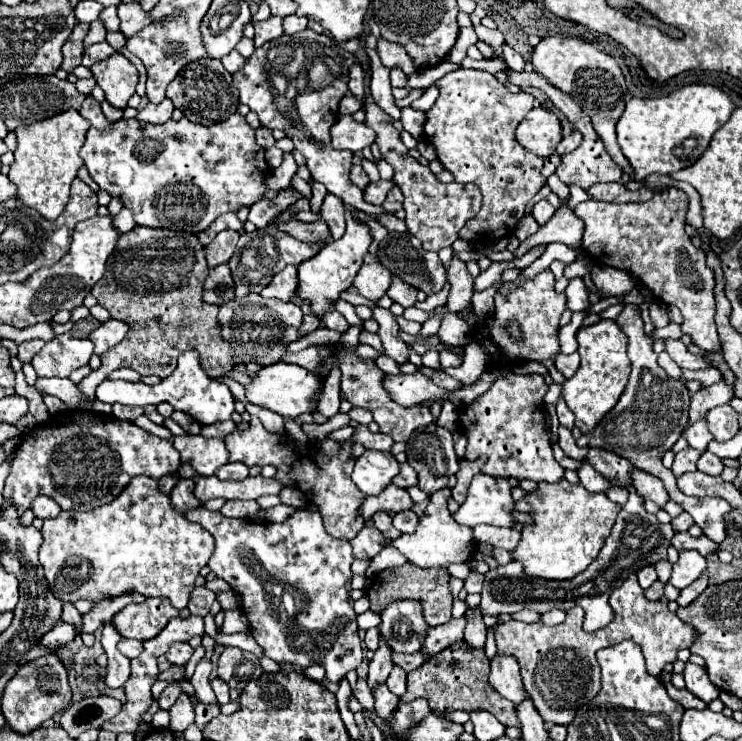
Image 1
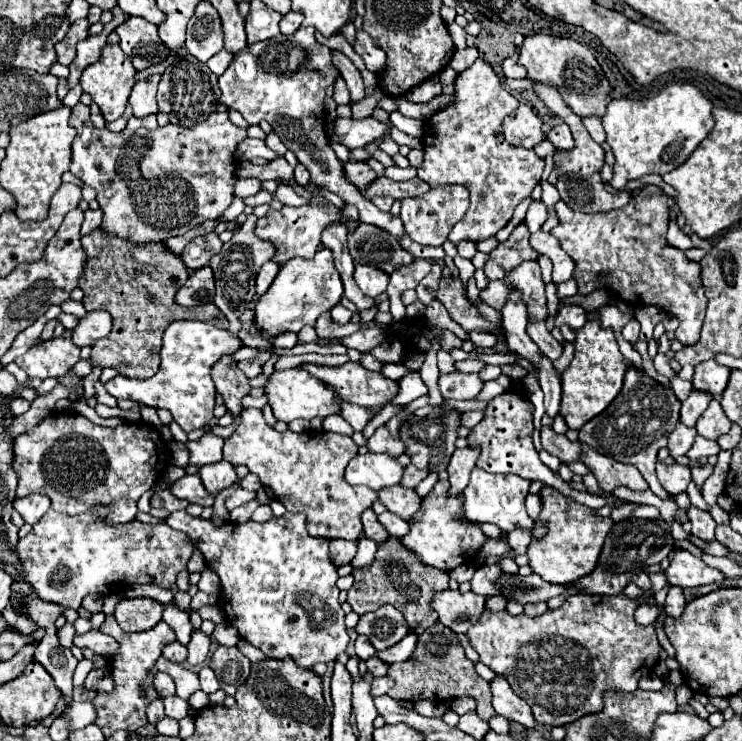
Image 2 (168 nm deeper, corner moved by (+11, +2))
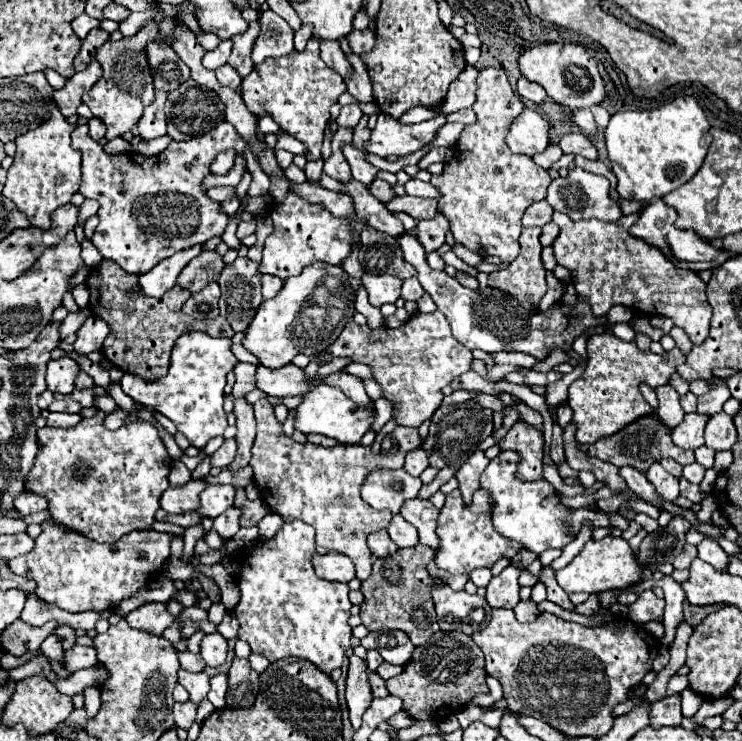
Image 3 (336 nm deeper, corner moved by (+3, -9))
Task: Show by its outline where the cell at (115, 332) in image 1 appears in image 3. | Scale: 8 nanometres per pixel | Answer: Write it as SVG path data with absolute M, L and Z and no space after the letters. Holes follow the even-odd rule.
M90 315L76 333L78 339L74 341L74 351L82 353L82 355L88 355L92 351L100 351L108 333L110 333L108 323L96 315Z

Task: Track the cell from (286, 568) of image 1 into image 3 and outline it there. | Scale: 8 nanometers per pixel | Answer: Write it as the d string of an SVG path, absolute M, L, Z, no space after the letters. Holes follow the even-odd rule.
M292 521L284 523L272 539L256 543L250 551L240 549L236 553L236 581L240 589L240 601L234 607L232 615L240 623L238 639L248 641L252 647L252 653L258 653L266 657L270 663L286 657L298 657L314 663L322 673L330 673L332 669L338 669L344 661L344 653L350 647L352 639L352 627L348 625L350 617L350 599L348 599L348 585L338 581L328 581L316 575L312 567L312 555L314 555L314 531L310 525Z

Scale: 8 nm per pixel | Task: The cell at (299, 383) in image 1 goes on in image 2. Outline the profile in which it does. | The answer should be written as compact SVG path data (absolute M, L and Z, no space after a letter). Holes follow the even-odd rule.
M290 368L282 372L276 370L268 380L268 384L264 386L264 392L268 396L268 404L272 406L276 420L282 422L292 422L296 418L312 420L312 418L326 418L332 414L340 414L340 404L336 402L336 394L322 380L310 376L302 368Z

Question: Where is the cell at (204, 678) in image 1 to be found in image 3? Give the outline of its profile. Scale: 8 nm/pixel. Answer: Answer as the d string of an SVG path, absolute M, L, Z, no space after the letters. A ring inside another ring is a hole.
M214 633L214 635L206 635L202 639L202 657L206 661L208 667L218 667L226 661L226 651L228 651L228 645L226 645L226 639L220 635L220 633Z

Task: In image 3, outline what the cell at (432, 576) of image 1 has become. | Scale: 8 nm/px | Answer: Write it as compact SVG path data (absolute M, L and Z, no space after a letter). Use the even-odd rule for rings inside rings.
M418 543L412 549L398 549L390 557L376 559L372 575L360 587L364 595L360 605L362 625L370 631L378 631L382 627L402 629L414 645L424 645L436 631L440 631L432 603L432 587L438 579L426 569L426 565L434 561L434 555L434 549Z

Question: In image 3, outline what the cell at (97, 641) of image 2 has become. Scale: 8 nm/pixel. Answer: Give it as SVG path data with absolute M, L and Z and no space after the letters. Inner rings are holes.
M74 645L70 651L64 653L64 663L70 673L74 673L78 669L92 667L98 663L97 651L94 647Z

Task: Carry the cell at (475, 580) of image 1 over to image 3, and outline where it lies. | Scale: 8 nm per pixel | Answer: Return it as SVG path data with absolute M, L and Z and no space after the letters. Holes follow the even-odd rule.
M513 565L493 577L486 587L486 601L491 608L514 609L520 601L518 578L520 570Z

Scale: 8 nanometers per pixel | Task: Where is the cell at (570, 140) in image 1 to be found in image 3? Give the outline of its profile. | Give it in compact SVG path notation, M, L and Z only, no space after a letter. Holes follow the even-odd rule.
M570 133L570 135L564 135L560 139L560 149L564 153L572 153L572 155L582 155L586 159L598 159L598 153L596 153L596 147L588 141L588 137L584 137L582 133Z

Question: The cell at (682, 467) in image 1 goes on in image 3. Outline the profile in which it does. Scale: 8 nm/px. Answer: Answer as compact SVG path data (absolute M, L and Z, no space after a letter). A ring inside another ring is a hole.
M690 413L684 417L684 421L672 431L672 441L680 447L680 449L698 449L700 445L704 445L702 435L704 435L704 425L708 421L708 415L700 415L700 413Z

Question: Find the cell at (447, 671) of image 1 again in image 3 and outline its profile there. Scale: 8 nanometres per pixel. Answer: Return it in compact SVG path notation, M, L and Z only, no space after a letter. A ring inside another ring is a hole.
M438 631L428 639L426 645L416 647L410 663L404 667L402 675L386 681L390 695L396 695L404 701L404 709L414 719L426 719L426 715L442 713L442 707L458 709L466 703L466 695L488 693L484 683L484 653L470 635L462 631Z

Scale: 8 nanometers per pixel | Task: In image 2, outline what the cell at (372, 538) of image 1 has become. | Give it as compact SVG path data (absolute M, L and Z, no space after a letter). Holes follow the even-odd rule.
M330 540L330 560L334 566L344 566L350 564L352 558L356 556L358 544L348 542L348 540Z

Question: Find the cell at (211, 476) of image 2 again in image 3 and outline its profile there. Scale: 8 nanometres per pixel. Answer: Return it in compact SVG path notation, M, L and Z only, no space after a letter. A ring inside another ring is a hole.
M208 485L200 495L200 515L202 517L218 517L228 507L232 507L236 497L236 489L232 485Z

